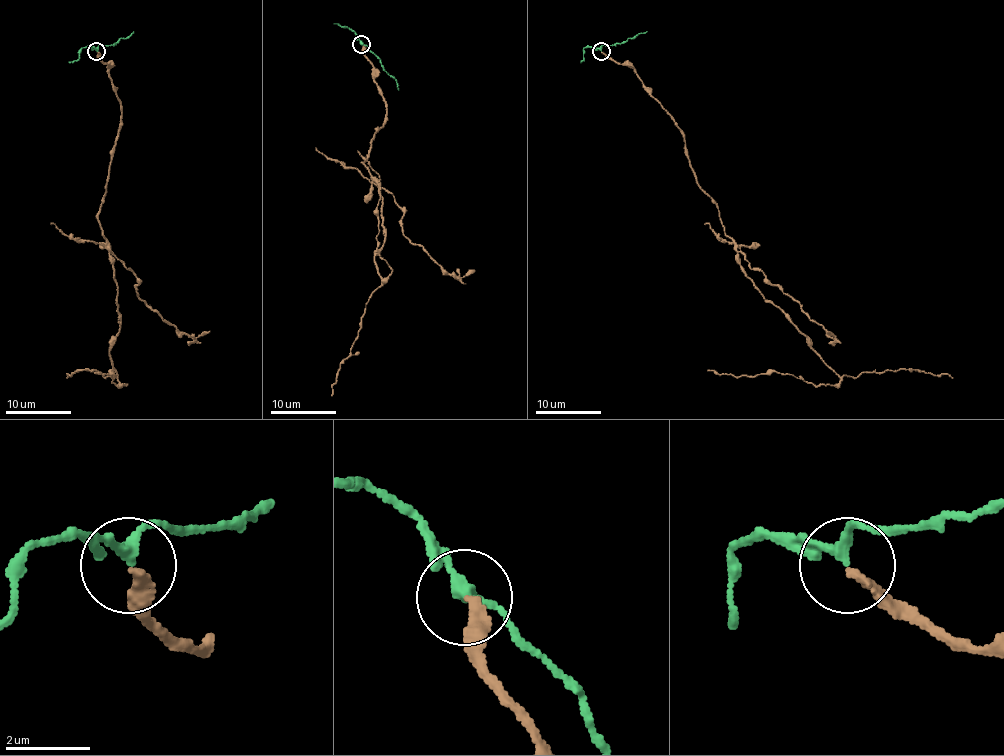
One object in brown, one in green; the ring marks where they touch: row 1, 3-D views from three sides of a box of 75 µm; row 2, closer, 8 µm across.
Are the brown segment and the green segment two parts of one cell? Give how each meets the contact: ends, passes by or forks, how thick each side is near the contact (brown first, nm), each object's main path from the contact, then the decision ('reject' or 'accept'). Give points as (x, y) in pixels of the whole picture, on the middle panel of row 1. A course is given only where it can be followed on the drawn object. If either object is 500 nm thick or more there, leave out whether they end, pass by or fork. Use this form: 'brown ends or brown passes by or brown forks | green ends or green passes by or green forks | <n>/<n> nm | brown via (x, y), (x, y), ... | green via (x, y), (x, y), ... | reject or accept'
brown ends | green passes by | 220/220 nm | brown via (362, 44), (386, 110), (364, 164), (382, 198), (383, 283), (380, 177), (357, 151) | green via (362, 44), (367, 46), (396, 82), (398, 90) | reject

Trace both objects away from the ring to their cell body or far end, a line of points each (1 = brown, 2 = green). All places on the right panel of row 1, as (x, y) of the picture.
1: (601, 51), (629, 64), (667, 112), (740, 269), (840, 380), (812, 385), (776, 372), (734, 377), (708, 370)
2: (601, 51), (603, 45), (624, 43), (647, 32)

